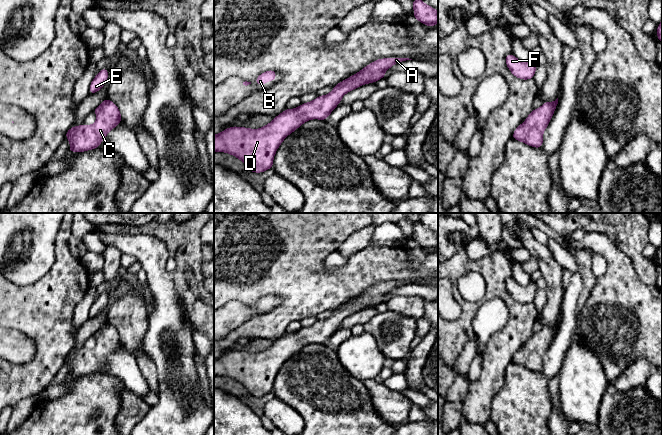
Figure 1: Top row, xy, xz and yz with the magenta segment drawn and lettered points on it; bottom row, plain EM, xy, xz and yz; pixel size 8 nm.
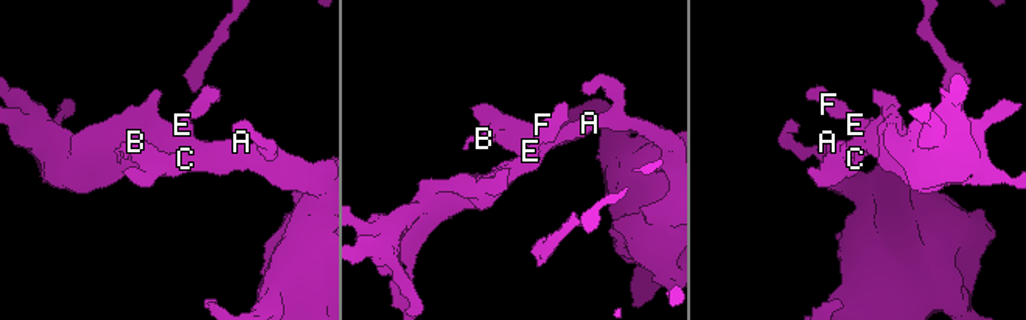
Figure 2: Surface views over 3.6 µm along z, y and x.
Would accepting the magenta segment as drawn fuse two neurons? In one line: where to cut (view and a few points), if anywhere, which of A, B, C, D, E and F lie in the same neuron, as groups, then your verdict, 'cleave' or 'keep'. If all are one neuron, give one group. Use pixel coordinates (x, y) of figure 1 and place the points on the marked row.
no cut; A B C D E F; keep

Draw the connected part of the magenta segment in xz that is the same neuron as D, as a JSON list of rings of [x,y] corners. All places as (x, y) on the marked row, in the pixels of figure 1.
[[[382,58],[373,61],[361,71],[336,84],[327,95],[294,109],[285,109],[270,123],[259,129],[232,126],[214,135],[214,152],[225,152],[240,159],[254,173],[272,169],[275,153],[284,139],[312,119],[327,120],[341,103],[342,97],[368,83],[386,78],[385,71],[409,58]]]

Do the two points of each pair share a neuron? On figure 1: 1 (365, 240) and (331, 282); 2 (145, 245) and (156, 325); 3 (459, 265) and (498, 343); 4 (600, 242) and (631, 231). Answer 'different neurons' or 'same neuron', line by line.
1: different neurons
2: same neuron
3: same neuron
4: different neurons

